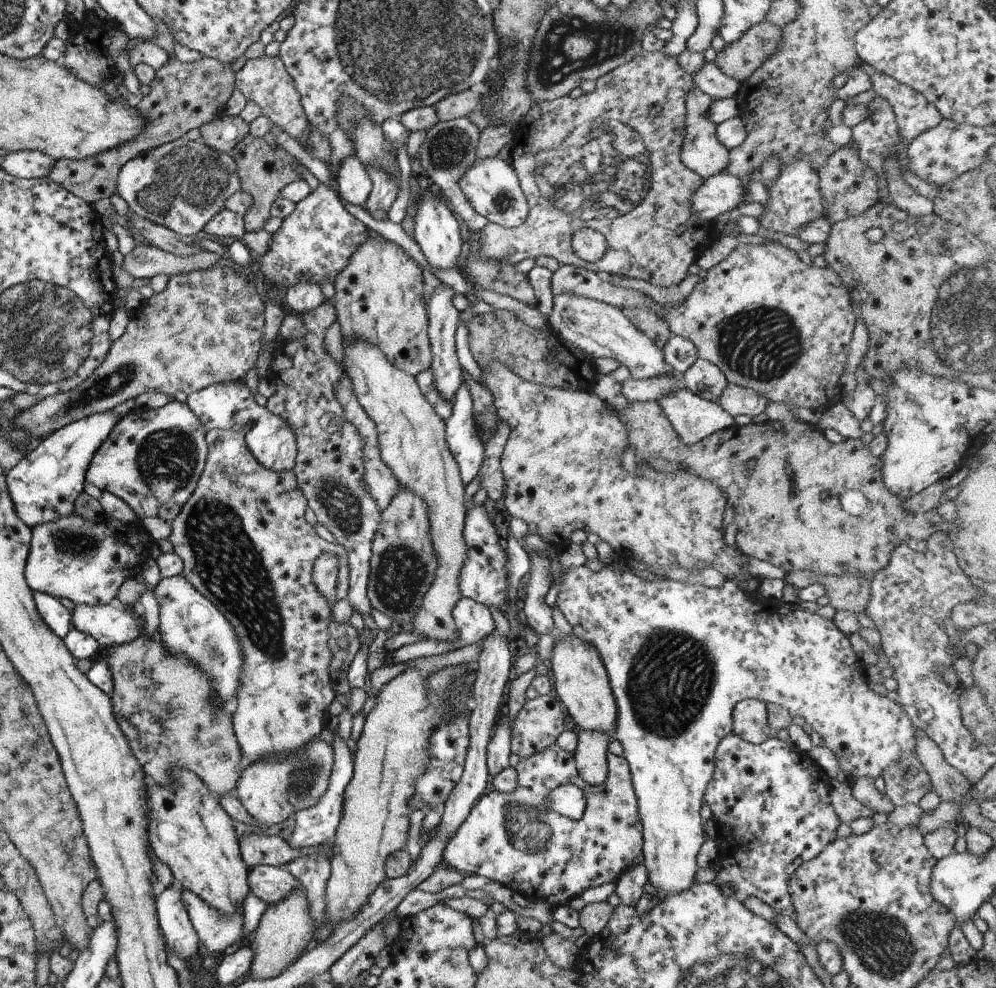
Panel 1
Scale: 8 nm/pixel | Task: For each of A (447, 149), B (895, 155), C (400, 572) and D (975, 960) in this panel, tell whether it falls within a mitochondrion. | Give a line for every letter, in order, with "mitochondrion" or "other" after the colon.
A: mitochondrion
B: other
C: mitochondrion
D: other

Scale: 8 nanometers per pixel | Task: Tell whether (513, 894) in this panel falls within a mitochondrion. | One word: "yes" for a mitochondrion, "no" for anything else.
no

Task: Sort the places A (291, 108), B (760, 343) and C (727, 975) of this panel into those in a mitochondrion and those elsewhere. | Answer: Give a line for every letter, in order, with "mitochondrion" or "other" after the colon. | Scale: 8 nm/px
A: other
B: mitochondrion
C: mitochondrion

